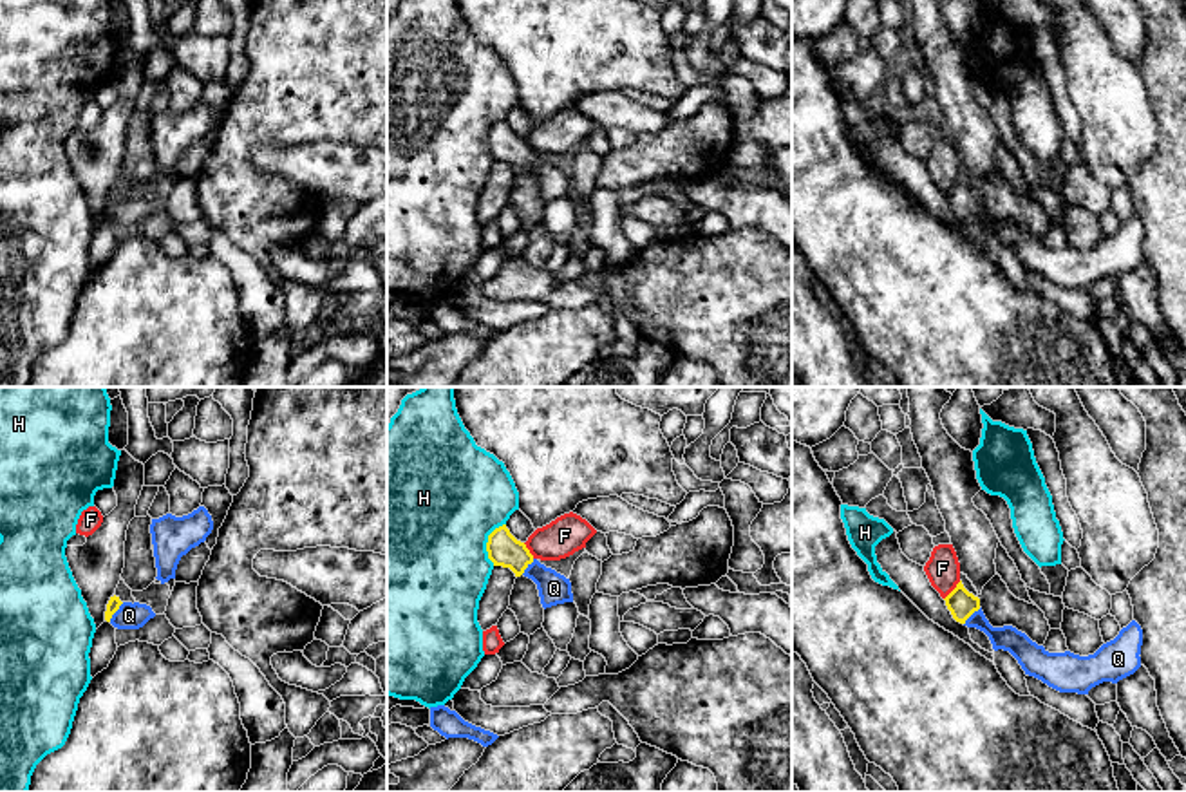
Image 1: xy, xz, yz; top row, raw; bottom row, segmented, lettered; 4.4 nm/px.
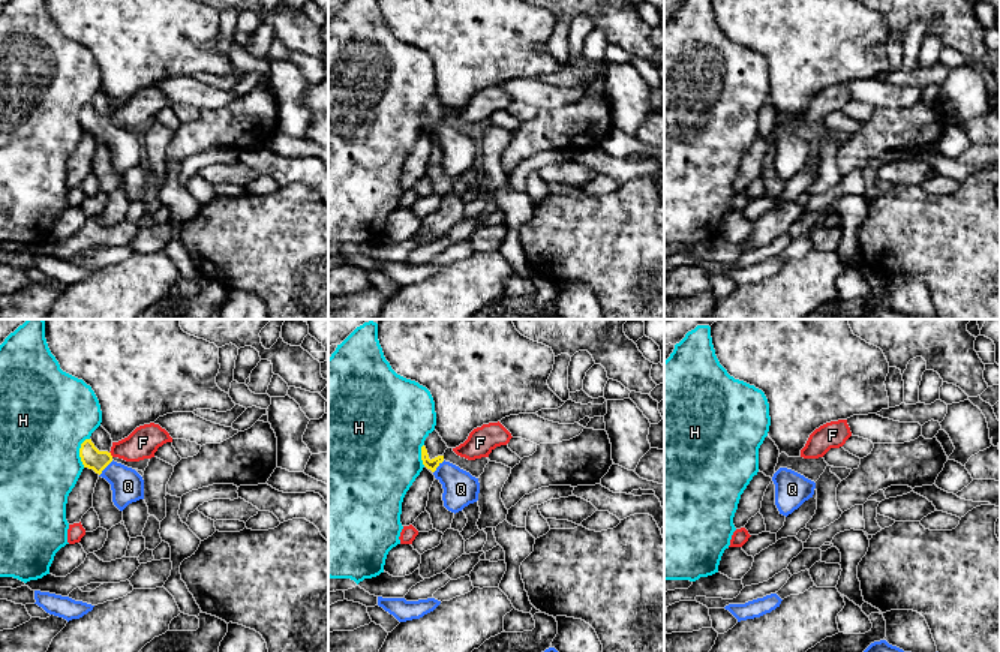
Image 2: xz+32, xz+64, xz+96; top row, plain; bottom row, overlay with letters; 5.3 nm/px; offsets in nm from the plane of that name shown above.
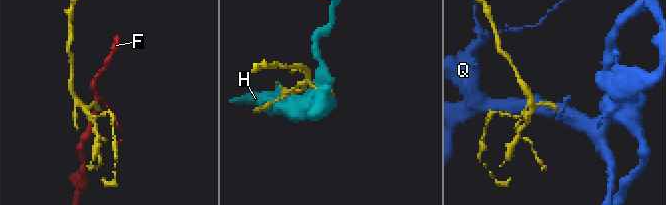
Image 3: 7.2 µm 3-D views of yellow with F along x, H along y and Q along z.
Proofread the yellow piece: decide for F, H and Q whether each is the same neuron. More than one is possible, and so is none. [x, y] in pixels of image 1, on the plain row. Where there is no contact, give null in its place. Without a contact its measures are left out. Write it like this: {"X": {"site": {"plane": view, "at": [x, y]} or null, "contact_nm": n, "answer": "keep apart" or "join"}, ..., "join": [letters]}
{"F": {"site": {"plane": "yz", "at": [953, 185]}, "contact_nm": 120, "answer": "keep apart"}, "H": {"site": {"plane": "xz", "at": [487, 138]}, "contact_nm": 200, "answer": "keep apart"}, "Q": {"site": {"plane": "xy", "at": [116, 205]}, "contact_nm": 110, "answer": "join"}, "join": ["Q"]}

